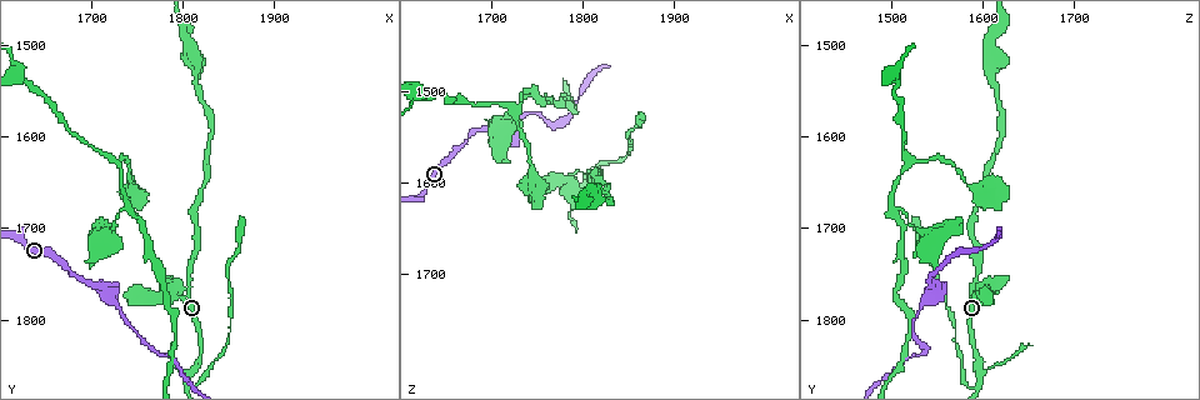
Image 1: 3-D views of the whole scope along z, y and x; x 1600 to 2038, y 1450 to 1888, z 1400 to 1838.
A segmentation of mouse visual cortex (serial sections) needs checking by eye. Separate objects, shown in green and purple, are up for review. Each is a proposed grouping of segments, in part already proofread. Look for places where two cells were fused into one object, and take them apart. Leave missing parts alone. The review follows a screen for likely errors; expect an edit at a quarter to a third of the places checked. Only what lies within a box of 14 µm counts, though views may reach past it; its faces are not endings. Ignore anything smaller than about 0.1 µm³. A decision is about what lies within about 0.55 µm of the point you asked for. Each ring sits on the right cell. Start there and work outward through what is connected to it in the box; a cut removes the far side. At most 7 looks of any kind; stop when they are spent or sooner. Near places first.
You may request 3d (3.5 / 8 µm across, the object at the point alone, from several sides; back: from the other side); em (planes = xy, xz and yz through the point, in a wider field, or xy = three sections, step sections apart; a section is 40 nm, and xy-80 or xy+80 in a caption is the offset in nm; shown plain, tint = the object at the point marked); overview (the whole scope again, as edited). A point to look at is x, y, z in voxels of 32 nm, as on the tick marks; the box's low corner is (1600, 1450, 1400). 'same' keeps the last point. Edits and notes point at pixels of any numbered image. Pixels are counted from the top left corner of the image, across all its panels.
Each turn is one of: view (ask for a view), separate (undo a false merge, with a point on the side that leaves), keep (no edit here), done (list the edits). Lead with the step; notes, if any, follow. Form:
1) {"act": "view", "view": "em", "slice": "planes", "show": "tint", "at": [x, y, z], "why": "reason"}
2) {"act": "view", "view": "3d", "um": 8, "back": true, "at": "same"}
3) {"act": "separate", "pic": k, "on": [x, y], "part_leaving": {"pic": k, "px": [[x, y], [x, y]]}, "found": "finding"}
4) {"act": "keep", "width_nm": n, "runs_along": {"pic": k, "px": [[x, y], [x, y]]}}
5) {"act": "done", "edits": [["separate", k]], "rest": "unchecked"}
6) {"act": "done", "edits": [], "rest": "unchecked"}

{"act": "view", "view": "3d", "um": 3.5, "at": [1715, 1765, 1550], "why": "sharp bend"}

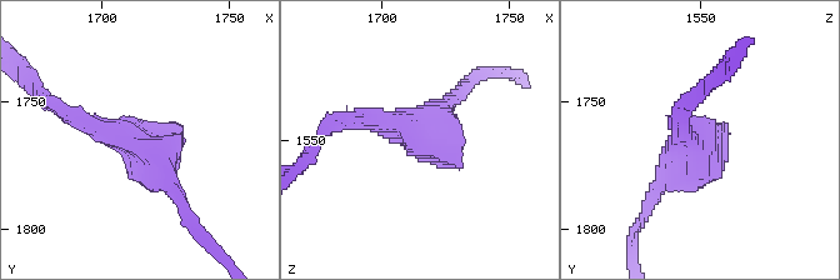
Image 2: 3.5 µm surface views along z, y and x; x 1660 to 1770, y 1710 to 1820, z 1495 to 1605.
{"act": "view", "view": "em", "slice": "xy", "step": 5, "show": "tint", "at": [1717, 1768, 1549]}

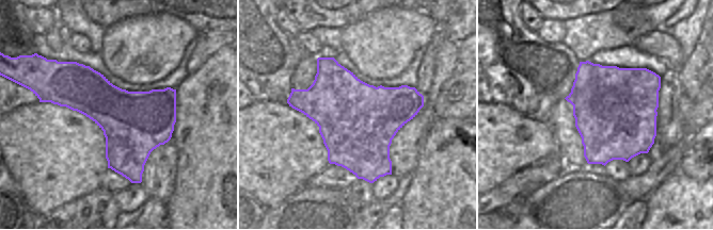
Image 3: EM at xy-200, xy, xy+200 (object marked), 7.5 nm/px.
{"act": "keep", "runs_along": {"pic": 2, "px": [[70, 115], [154, 153], [181, 203]]}, "found": "all the same cell"}

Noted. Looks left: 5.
{"act": "view", "view": "3d", "um": 3.5, "at": [1765, 1835, 1540], "why": "abrupt turn"}

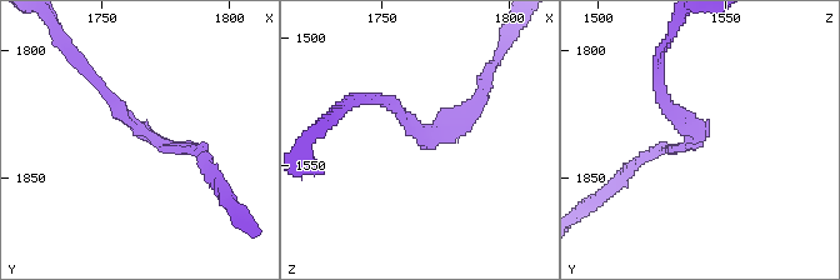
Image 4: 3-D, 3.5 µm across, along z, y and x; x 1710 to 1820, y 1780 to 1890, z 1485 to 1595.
{"act": "view", "view": "em", "slice": "planes", "show": "tint", "at": [1768, 1833, 1540], "arm_widths_nm": [150, 150]}

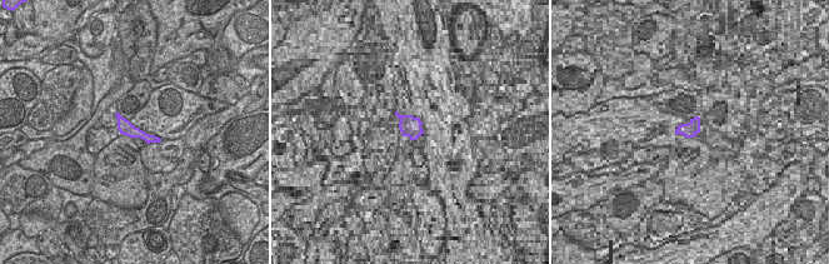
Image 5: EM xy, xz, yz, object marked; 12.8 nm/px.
{"act": "keep", "runs_along": {"pic": 4, "px": [[99, 81], [145, 135], [203, 154]]}, "found": "one cell here"}

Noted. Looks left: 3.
{"act": "view", "view": "3d", "um": 3.5, "at": [1805, 1865, 1595], "why": "abrupt turn"}

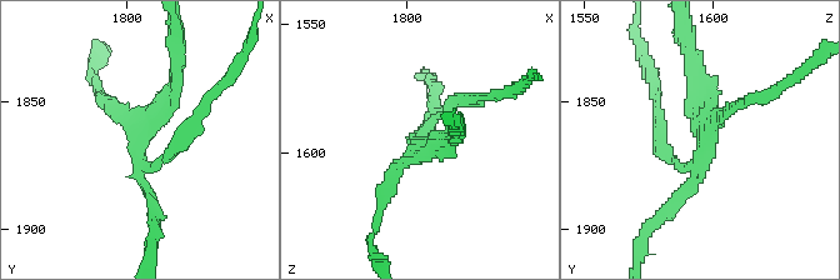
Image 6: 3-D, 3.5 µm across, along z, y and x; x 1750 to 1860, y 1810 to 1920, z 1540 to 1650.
{"act": "view", "view": "em", "slice": "xy", "step": 3, "show": "tint", "at": [1805, 1868, 1596], "why": "now the EM"}

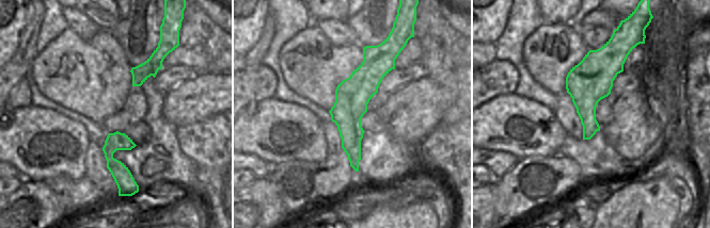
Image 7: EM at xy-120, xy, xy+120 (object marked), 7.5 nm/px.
{"act": "separate", "pic": 6, "on": [180, 148], "part_leaving": {"pic": 6, "px": [[154, 165], [231, 74]]}, "found": "a second cell is stuck on"}

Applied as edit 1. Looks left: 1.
{"act": "done", "edits": [["separate", 6]], "rest": "unchecked"}

